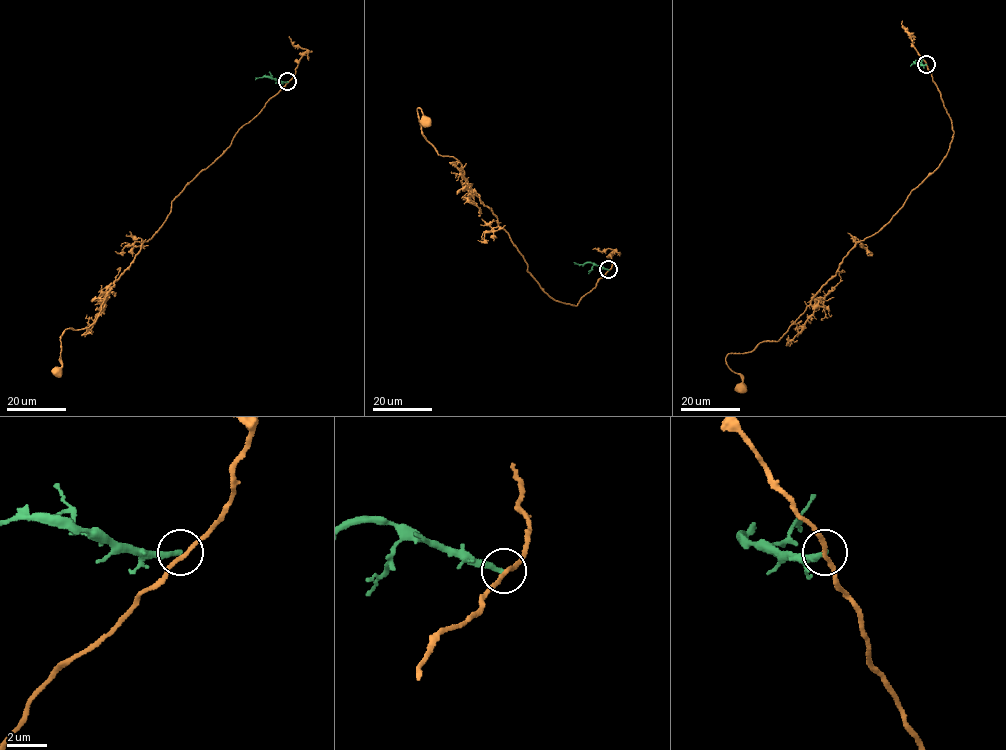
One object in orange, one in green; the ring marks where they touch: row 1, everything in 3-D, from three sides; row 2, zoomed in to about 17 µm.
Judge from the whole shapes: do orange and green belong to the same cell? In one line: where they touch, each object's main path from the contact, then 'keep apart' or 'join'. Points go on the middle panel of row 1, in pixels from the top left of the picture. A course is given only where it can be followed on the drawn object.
place (608, 269); course orange (609, 269), (576, 305), (549, 297), (460, 162), (440, 156), (422, 133), (420, 107), (424, 121); course green (609, 269), (591, 263), (574, 262); keep apart

